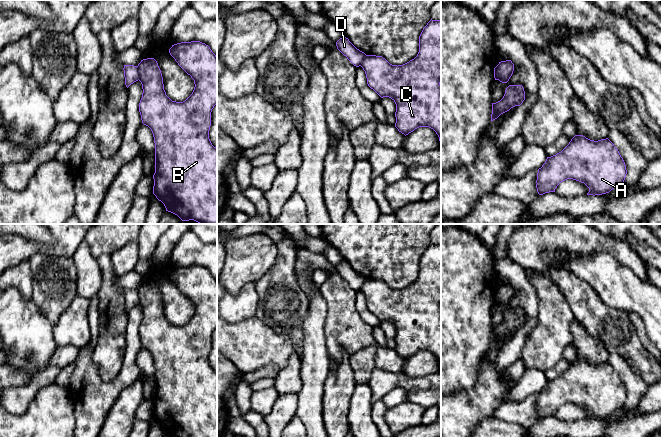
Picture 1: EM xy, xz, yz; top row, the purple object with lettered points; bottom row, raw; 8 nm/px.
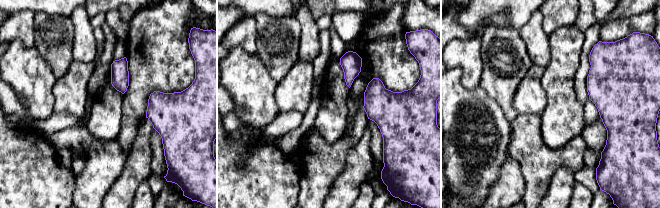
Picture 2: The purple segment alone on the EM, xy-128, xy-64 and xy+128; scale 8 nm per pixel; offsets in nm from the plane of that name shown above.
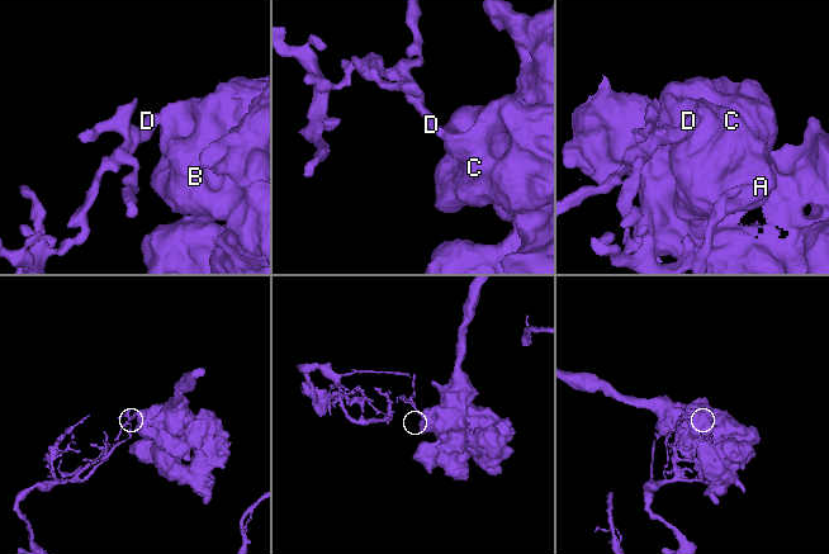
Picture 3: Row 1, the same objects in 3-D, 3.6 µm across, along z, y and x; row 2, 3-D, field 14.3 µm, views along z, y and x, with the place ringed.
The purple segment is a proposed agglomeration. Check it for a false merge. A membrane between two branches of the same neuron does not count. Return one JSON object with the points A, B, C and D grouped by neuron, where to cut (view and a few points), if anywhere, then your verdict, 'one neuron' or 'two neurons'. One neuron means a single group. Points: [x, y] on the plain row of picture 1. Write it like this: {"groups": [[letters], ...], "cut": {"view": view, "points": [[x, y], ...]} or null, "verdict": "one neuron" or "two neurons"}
{"groups": [["A", "B", "C"], ["D"]], "cut": {"view": "xy", "points": [[137, 290], [139, 303]]}, "verdict": "two neurons"}

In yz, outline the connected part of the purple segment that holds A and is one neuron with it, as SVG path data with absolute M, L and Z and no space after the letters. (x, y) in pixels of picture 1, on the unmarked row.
M575 359L561 376L547 381L542 391L538 393L536 412L538 418L543 419L555 416L561 406L573 403L584 407L589 412L587 419L602 419L622 408L626 398L625 386L608 362L594 365L583 359Z

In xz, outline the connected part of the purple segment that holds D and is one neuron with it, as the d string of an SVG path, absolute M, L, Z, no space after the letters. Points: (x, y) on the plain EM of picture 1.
M343 260L336 266L337 273L356 291L363 286L366 278L357 273L348 262Z

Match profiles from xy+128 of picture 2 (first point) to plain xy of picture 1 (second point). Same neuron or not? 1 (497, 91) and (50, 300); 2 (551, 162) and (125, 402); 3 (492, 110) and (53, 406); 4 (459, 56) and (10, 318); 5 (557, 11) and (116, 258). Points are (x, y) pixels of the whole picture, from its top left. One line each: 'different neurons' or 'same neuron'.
1: same neuron
2: different neurons
3: different neurons
4: different neurons
5: different neurons

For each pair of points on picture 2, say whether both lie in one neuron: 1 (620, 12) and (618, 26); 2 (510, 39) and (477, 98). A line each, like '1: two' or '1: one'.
1: two
2: two

